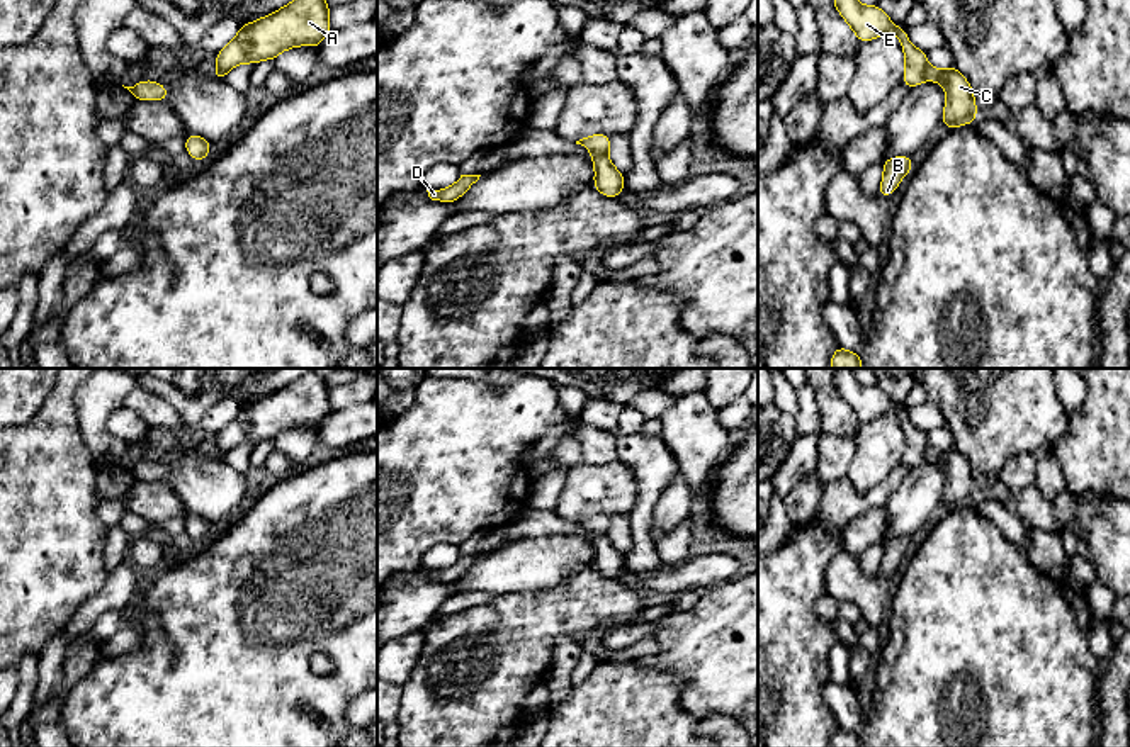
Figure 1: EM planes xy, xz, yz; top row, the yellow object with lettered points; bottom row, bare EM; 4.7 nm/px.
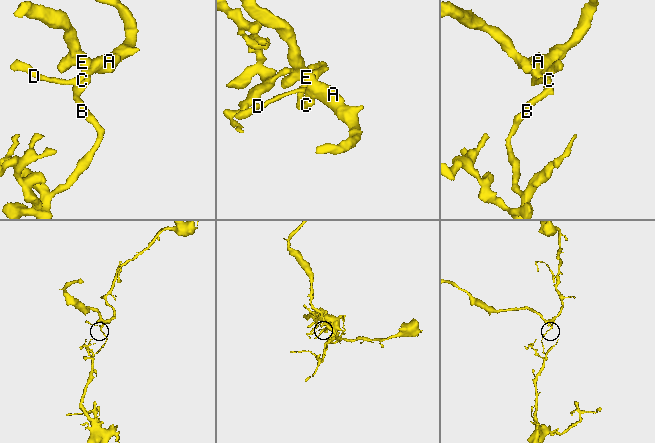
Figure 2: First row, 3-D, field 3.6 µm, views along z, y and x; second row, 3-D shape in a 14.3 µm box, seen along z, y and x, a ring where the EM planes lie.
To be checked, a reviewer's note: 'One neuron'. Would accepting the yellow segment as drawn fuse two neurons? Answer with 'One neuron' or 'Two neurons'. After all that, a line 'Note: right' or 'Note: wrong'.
Two neurons
Note: wrong

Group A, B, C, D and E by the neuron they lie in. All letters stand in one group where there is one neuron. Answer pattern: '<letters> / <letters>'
A D E / B C

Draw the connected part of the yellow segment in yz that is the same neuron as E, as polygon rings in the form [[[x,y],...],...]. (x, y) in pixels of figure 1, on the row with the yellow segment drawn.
[[[833,0],[833,5],[853,29],[860,42],[868,42],[892,31],[899,39],[906,56],[902,83],[907,88],[914,88],[924,81],[924,71],[928,68],[926,53],[914,48],[906,34],[906,29],[896,25],[880,7],[860,5],[858,0]]]

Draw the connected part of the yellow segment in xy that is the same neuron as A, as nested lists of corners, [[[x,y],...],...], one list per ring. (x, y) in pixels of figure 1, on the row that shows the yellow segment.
[[[292,0],[280,10],[240,27],[216,58],[216,70],[228,73],[241,63],[275,59],[296,46],[319,48],[331,31],[326,0]]]

